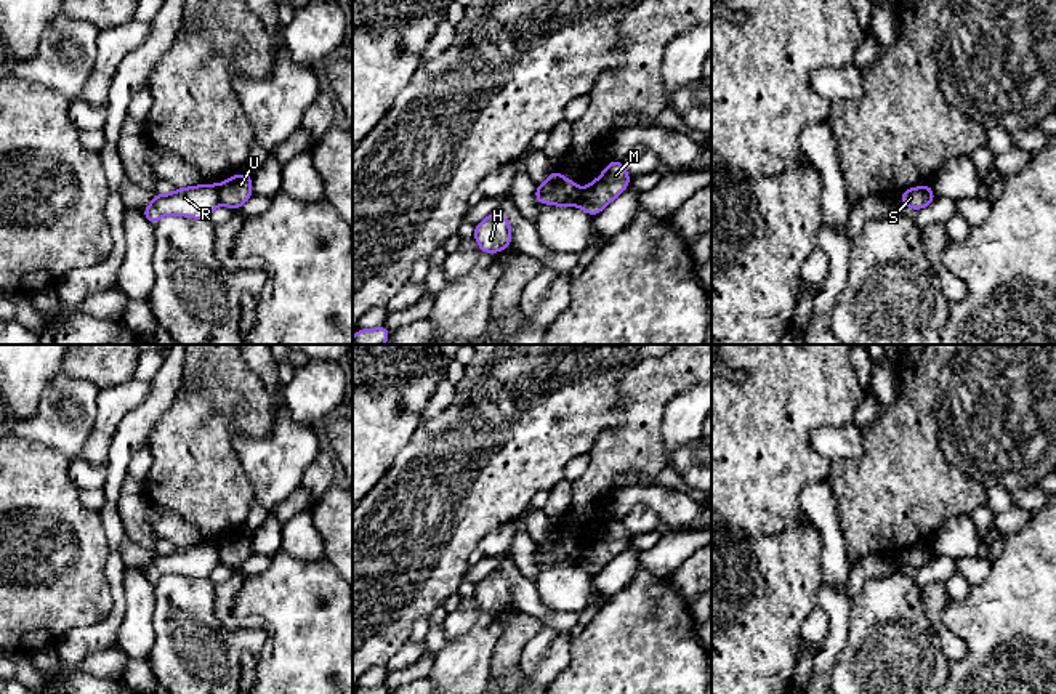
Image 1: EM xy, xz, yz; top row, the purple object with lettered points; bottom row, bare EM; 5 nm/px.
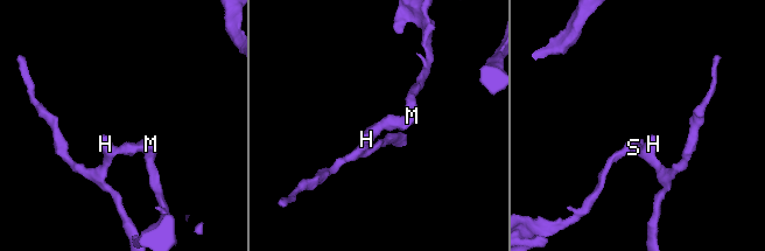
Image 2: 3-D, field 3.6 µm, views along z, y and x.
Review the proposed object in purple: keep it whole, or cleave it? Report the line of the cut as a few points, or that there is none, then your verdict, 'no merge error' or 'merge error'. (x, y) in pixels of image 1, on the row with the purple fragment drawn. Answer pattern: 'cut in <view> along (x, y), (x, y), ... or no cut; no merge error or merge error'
cut in xy along (217, 186), (220, 202); merge error

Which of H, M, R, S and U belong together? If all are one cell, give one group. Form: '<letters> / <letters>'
H R S / M U

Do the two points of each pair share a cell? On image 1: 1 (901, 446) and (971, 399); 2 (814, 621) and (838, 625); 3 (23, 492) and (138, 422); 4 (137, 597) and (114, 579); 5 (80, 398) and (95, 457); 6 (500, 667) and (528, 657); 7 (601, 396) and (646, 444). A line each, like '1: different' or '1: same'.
1: different
2: different
3: different
4: different
5: different
6: different
7: different

